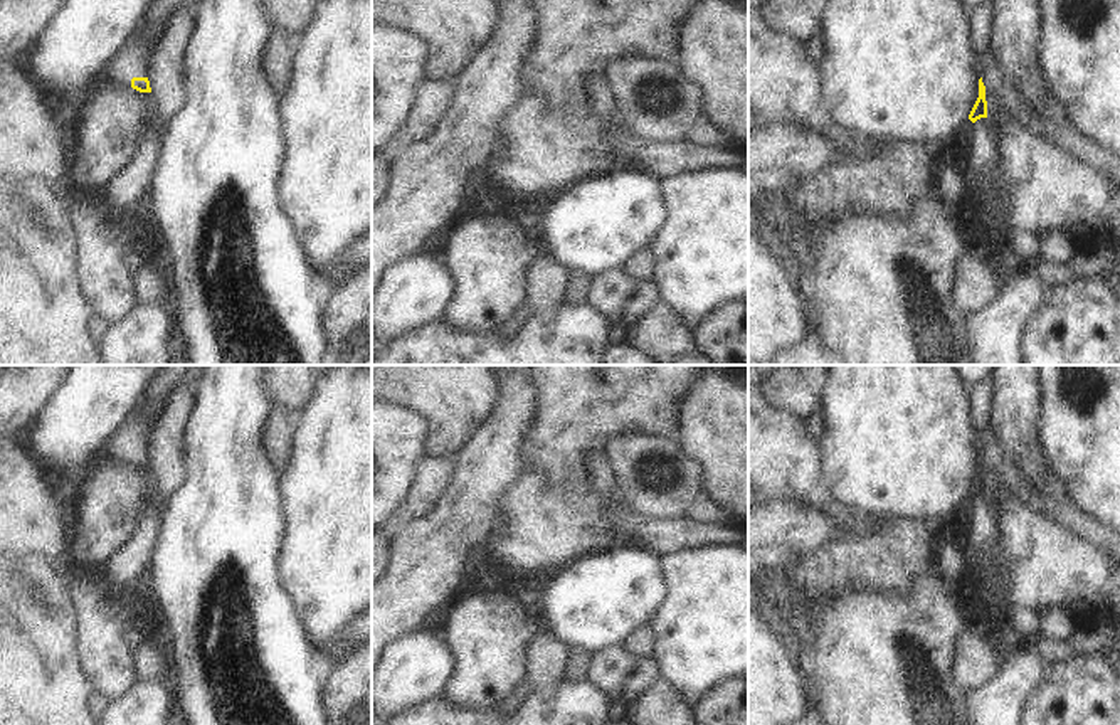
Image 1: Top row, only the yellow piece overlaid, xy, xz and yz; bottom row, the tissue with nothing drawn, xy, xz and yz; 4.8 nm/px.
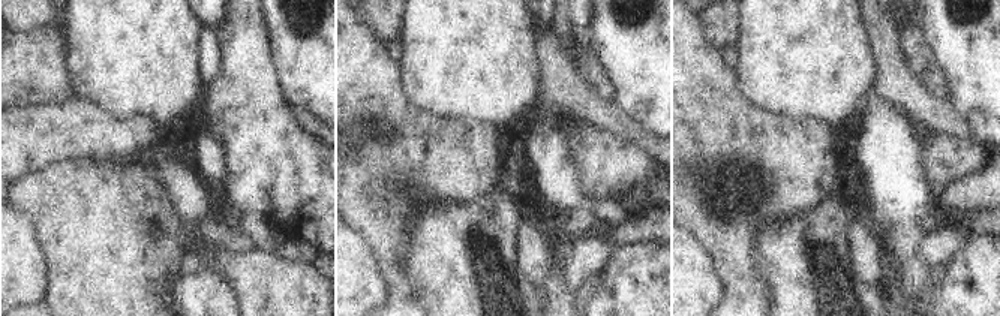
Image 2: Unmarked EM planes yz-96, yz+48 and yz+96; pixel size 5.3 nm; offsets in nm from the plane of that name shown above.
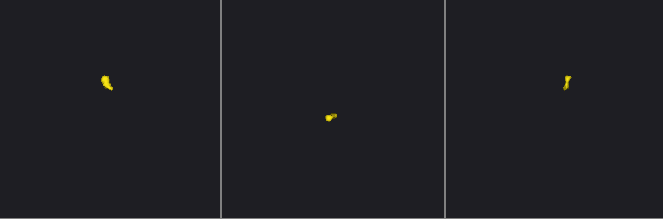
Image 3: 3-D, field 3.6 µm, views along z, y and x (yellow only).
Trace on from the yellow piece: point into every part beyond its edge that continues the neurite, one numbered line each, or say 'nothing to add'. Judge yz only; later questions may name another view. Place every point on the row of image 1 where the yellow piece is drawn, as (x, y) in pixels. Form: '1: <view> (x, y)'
1: yz (986, 153)

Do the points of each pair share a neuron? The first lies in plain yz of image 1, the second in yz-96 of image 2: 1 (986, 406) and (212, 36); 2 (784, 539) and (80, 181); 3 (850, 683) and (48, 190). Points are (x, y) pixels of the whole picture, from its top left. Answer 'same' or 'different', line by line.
1: same
2: different
3: same

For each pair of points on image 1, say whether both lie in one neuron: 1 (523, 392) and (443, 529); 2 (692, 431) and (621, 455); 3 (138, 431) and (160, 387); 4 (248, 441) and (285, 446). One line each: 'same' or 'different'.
1: same
2: different
3: same
4: different

